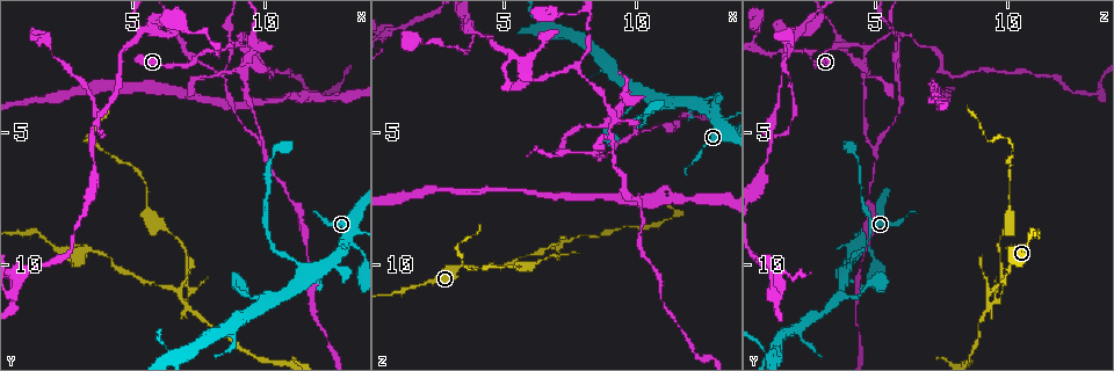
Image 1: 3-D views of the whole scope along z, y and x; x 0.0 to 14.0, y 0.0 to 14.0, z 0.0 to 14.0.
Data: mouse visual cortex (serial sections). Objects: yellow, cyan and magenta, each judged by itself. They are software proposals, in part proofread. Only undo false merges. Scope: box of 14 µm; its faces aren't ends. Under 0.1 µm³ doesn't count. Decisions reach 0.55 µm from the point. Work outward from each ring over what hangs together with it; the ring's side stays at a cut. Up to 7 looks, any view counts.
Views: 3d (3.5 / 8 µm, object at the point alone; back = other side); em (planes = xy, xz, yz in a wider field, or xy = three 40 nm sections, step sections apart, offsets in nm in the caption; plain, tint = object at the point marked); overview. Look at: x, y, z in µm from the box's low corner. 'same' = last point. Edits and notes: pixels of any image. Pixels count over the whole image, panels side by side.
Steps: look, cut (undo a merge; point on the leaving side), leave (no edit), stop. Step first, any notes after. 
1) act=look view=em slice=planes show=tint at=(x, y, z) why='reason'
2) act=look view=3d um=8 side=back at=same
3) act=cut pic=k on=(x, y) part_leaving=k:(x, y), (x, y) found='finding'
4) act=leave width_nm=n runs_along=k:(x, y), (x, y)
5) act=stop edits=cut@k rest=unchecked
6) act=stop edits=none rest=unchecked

act=look view=3d um=3.5 at=(7.0, 11.5, 9.4) why='three arms meet'

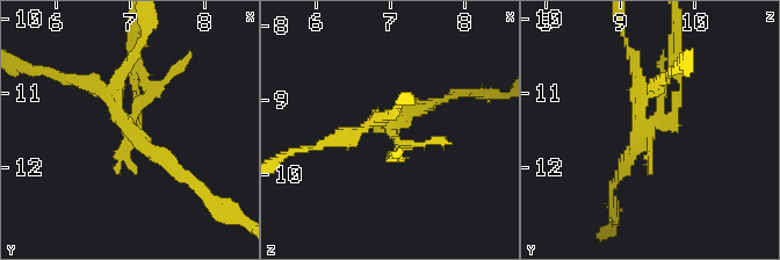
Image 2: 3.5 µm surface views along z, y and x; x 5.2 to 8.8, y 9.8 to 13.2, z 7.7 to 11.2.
act=look view=em slice=xy step=5 show=tint at=(7.00, 11.45, 9.35) why='now the EM'

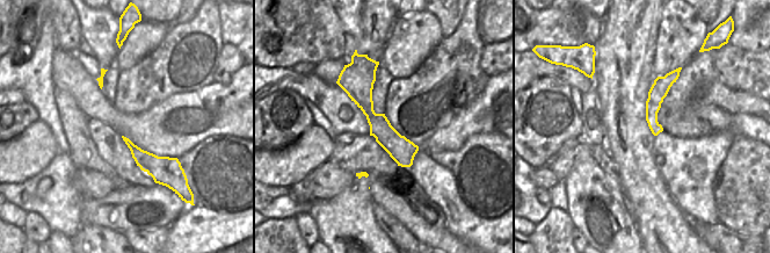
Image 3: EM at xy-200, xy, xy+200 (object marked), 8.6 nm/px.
act=cut pic=2 on=(156, 92) part_leaving=2:(388, 128), (396, 139), (392, 158) found='a second cell is stuck on'

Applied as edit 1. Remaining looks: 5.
act=look view=3d um=3.5 at=(10.8, 9.8, 4.1) why='narrows sharply'

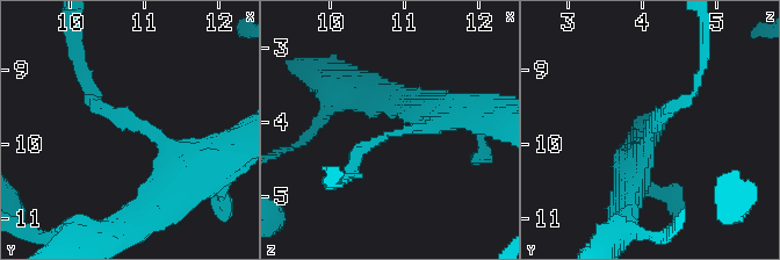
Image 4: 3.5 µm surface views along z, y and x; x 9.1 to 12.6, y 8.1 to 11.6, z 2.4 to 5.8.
act=look view=em slice=xy step=2 show=tint at=(10.80, 9.70, 4.20) arm_widths_nm=200,250 why='shape alone is not enough'

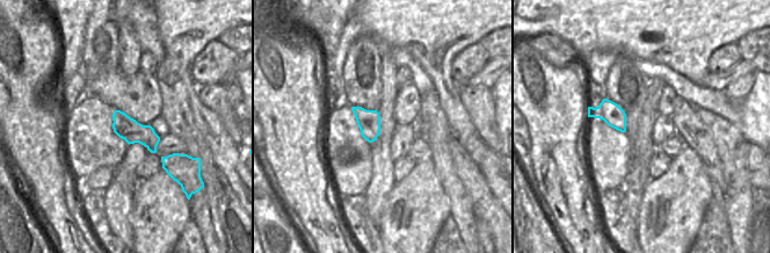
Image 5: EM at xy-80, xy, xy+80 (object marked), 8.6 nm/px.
act=leave runs_along=4:(199, 173), (145, 127), (95, 106), (85, 81) found='all the same cell'

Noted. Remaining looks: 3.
act=look view=3d um=8 at=(7.7, 2.1, 2.5) why='three-way junction'

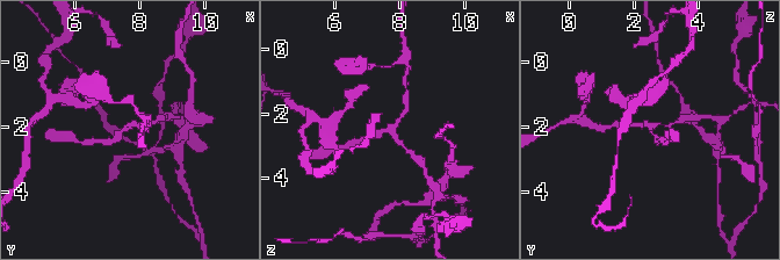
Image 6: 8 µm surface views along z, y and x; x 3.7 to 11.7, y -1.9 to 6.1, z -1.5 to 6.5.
act=look view=em slice=xy step=1 show=tint at=(7.7, 2.0, 2.5) arms=3 arm_widths_nm=150,150,200 why='now the EM'

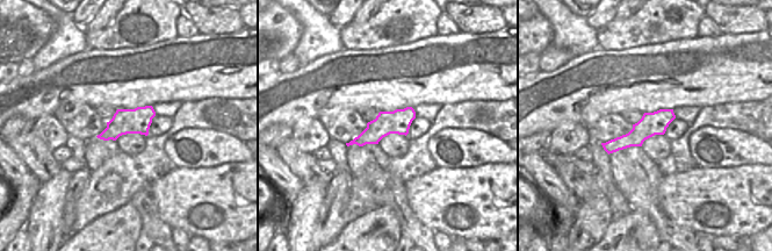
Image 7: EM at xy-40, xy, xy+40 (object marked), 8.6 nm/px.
act=leave runs_along=6:(101, 142), (132, 124), (153, 123) found='continuous, no second cell'

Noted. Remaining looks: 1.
act=stop edits=cut@2 rest=unchecked

